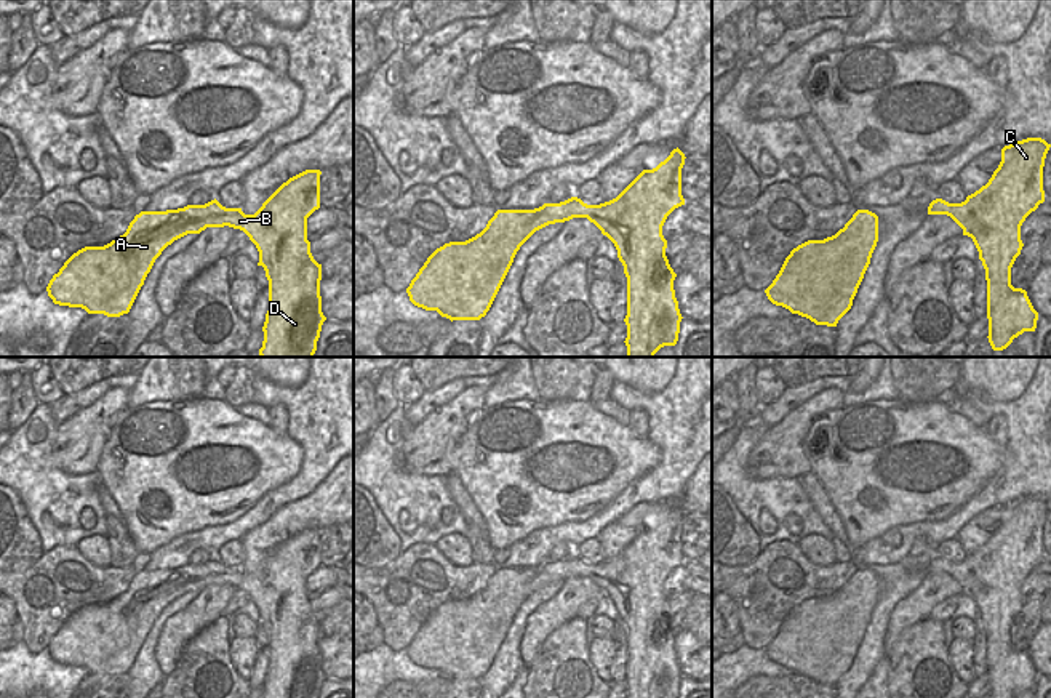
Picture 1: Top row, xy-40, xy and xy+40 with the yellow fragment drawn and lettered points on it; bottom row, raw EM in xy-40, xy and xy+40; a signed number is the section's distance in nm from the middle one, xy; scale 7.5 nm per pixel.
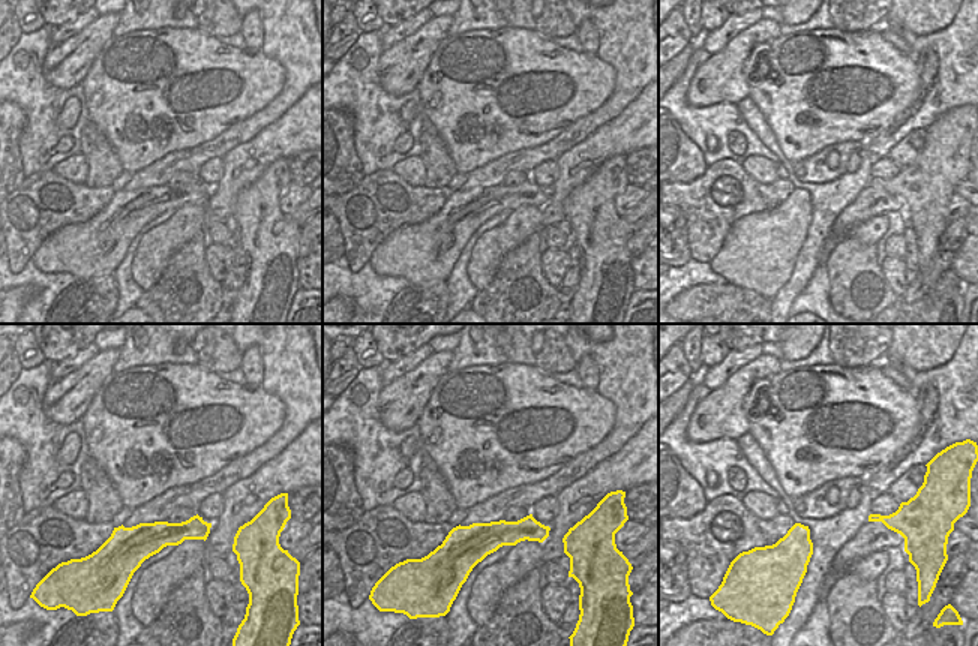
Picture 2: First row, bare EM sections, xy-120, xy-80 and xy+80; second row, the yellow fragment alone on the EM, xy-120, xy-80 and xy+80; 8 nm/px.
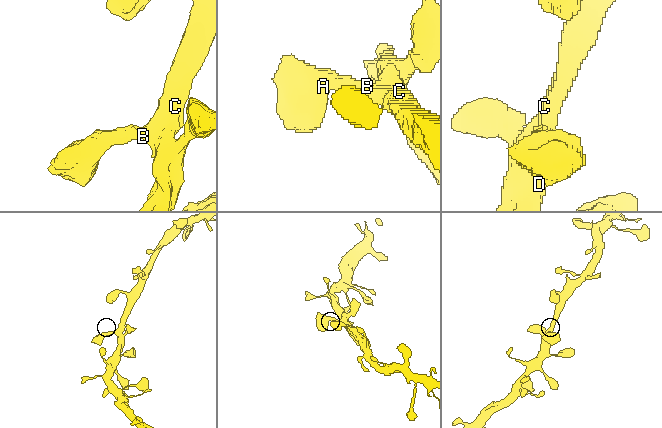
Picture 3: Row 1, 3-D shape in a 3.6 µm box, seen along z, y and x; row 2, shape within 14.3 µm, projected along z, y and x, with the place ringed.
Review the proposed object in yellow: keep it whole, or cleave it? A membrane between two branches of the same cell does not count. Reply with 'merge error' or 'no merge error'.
no merge error

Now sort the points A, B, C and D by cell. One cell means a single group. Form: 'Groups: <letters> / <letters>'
Groups: A B C D

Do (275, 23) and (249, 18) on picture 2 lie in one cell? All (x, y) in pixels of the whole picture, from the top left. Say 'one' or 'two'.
two

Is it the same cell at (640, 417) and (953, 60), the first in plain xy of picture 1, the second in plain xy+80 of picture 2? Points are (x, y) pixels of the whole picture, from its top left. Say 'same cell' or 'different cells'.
different cells

